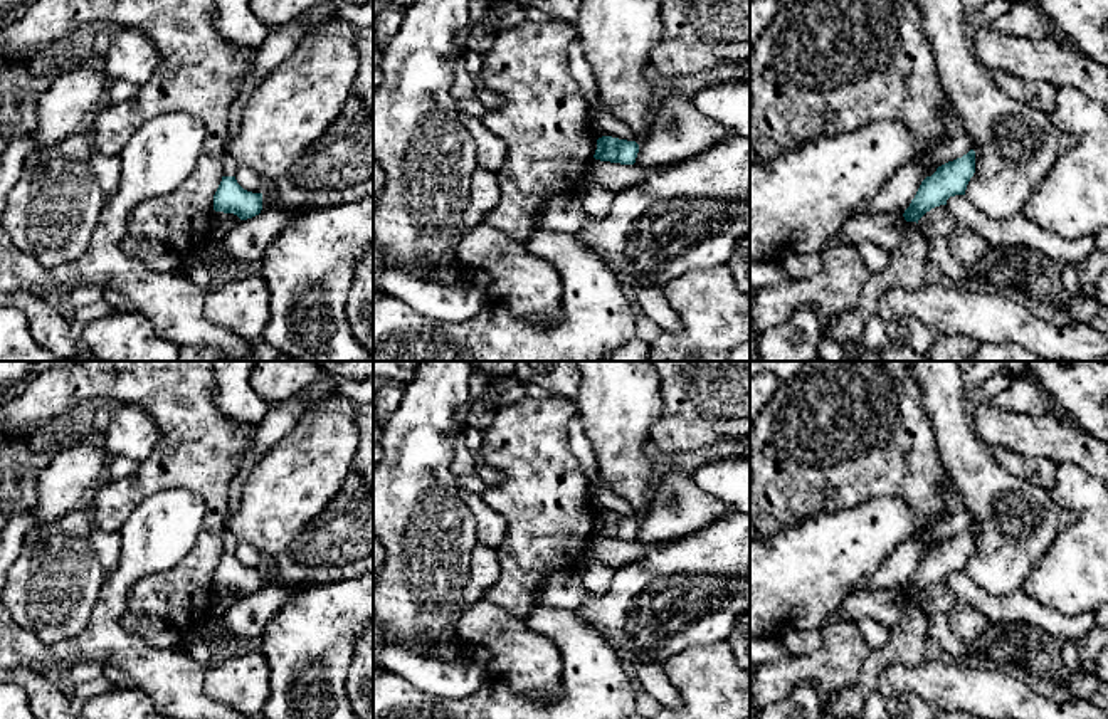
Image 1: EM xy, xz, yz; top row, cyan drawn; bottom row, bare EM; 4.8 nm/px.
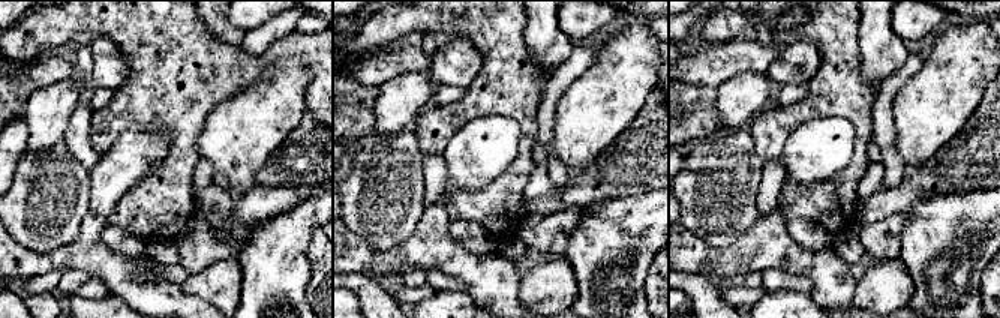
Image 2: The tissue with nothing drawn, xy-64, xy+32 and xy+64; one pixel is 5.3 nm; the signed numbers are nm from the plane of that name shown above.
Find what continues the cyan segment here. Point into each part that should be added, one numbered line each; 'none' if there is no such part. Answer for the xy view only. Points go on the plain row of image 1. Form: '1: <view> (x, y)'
none

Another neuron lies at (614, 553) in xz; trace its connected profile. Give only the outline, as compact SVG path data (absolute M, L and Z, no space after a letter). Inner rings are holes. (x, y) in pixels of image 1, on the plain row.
M592 534L585 556L587 559L597 561L612 569L619 569L629 563L637 561L639 558L642 558L646 553L657 546L661 544L620 541Z

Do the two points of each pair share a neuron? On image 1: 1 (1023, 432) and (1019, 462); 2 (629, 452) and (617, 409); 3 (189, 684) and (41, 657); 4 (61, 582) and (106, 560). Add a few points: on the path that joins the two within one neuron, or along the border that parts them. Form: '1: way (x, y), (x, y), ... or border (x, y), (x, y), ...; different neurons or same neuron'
1: border (991, 447), (1041, 456), (1055, 466); different neurons
2: way (621, 442), (617, 419); same neuron
3: way (152, 671), (126, 650), (78, 650); same neuron
4: border (91, 523), (91, 545), (105, 580); different neurons

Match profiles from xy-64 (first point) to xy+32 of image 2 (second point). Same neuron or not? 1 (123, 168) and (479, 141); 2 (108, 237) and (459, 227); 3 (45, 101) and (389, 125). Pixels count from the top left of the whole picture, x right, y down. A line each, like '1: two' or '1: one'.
1: one
2: one
3: one

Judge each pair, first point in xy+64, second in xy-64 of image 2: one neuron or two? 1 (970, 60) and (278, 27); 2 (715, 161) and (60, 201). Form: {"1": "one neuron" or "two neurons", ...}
{"1": "two neurons", "2": "one neuron"}

